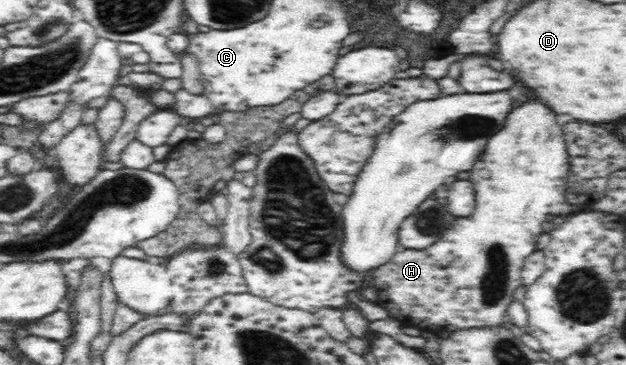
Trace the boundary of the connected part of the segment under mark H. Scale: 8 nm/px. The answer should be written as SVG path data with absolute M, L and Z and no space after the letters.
M527 99L523 101L521 105L513 107L511 111L507 112L505 117L505 123L503 129L497 131L495 135L491 135L485 143L485 149L483 153L479 155L479 159L474 161L471 171L469 173L468 181L472 184L472 191L474 191L474 210L469 217L461 217L461 219L455 219L451 223L451 227L445 228L445 233L439 236L439 239L433 244L427 247L427 249L399 249L395 255L391 258L391 261L376 267L369 271L367 276L367 284L375 289L376 299L378 305L389 309L392 317L401 321L407 321L407 323L413 323L413 326L423 325L418 327L419 330L425 331L425 329L445 329L444 333L448 333L451 329L470 328L471 326L494 326L506 323L506 311L511 302L513 302L513 289L517 289L521 285L521 279L519 277L497 277L497 275L509 275L515 271L515 275L519 273L525 261L526 257L529 257L531 253L537 251L537 239L539 235L543 233L543 229L547 229L543 223L549 219L549 217L561 217L561 215L569 216L569 213L573 214L573 204L567 201L566 185L570 171L569 154L567 151L567 144L565 141L565 135L563 135L563 127L557 123L557 115L543 103L539 103L537 99Z

